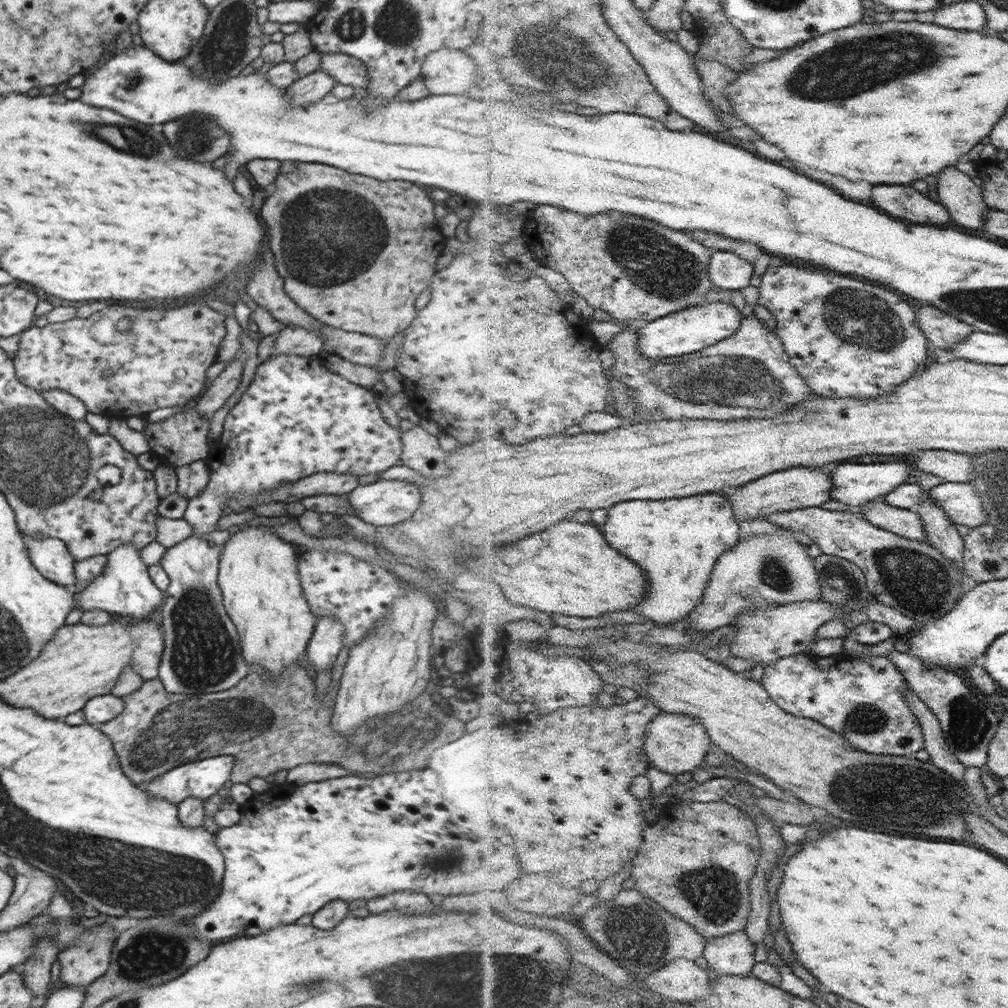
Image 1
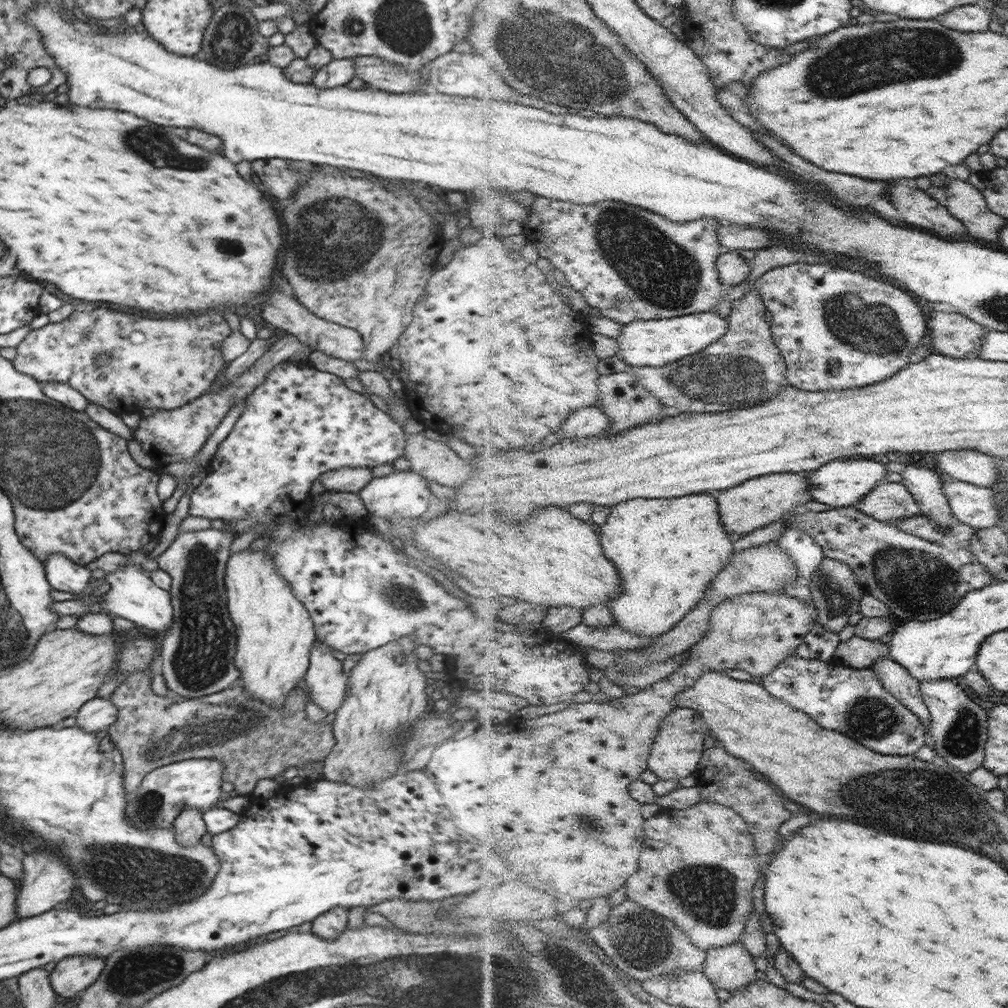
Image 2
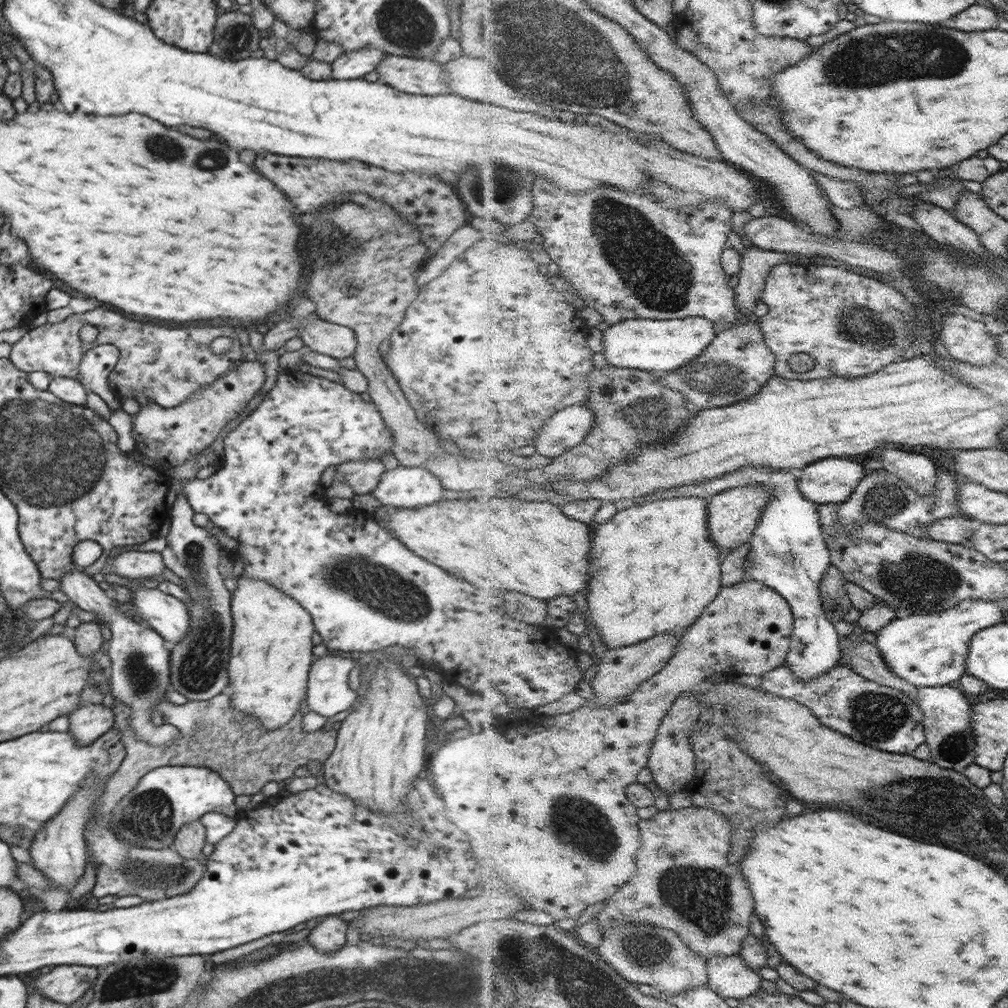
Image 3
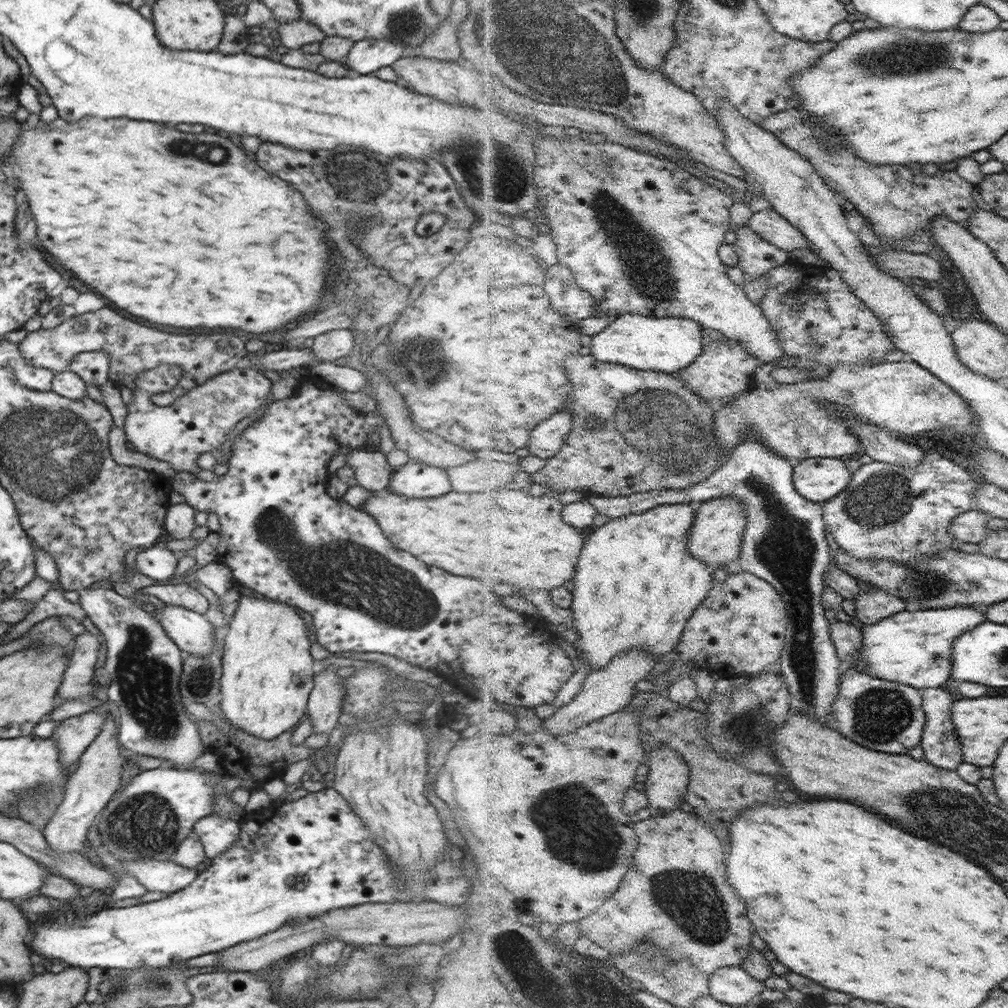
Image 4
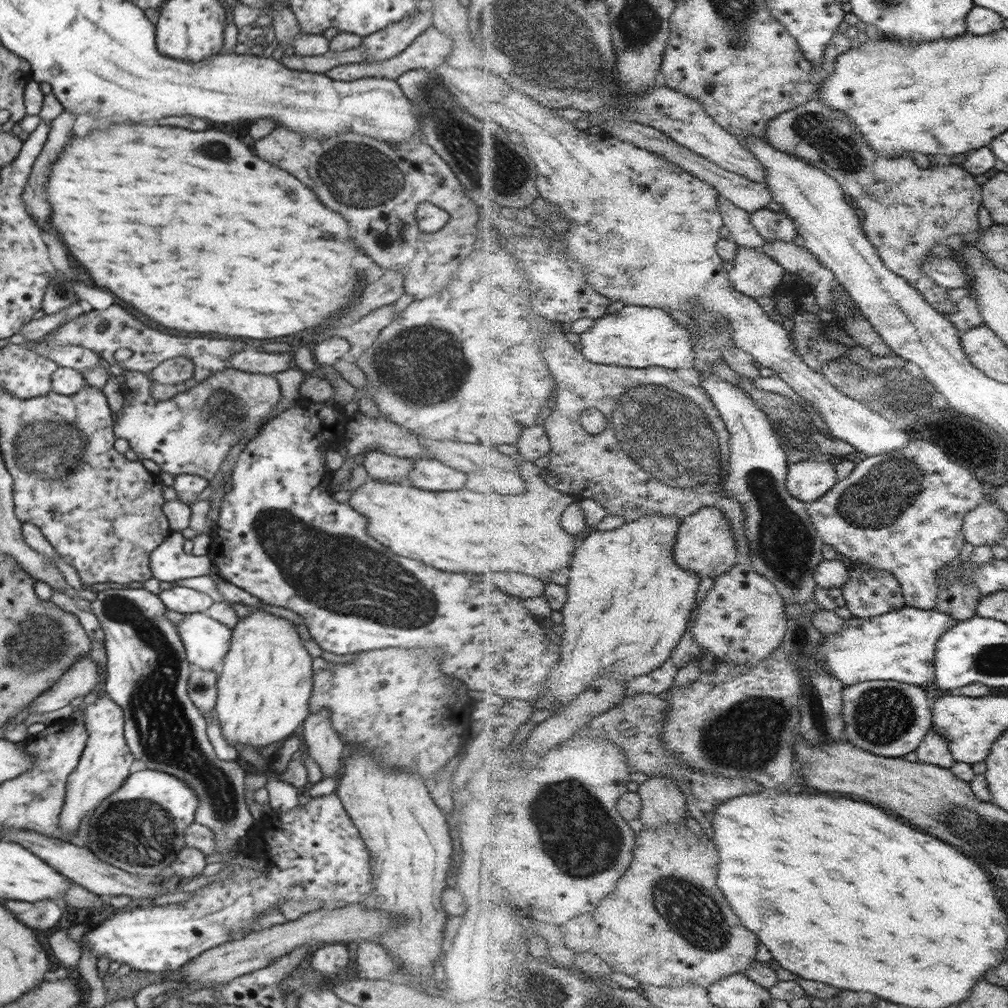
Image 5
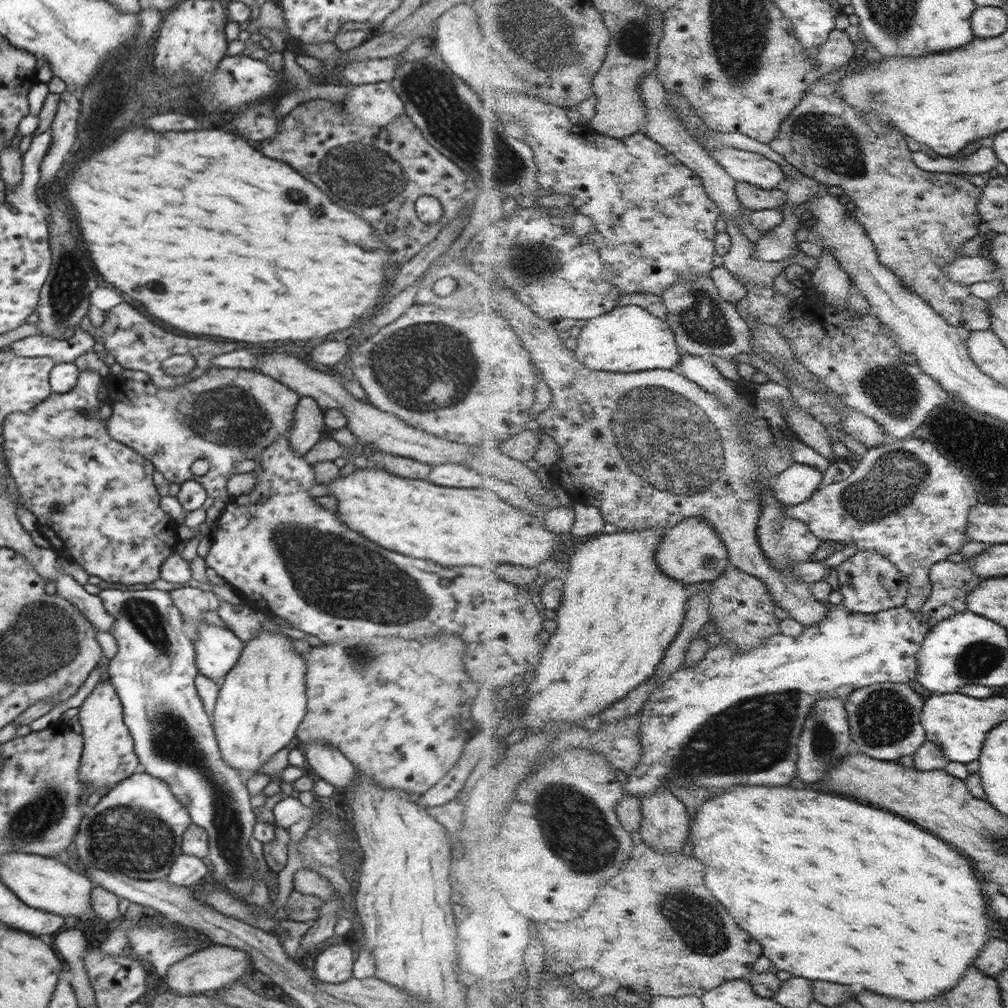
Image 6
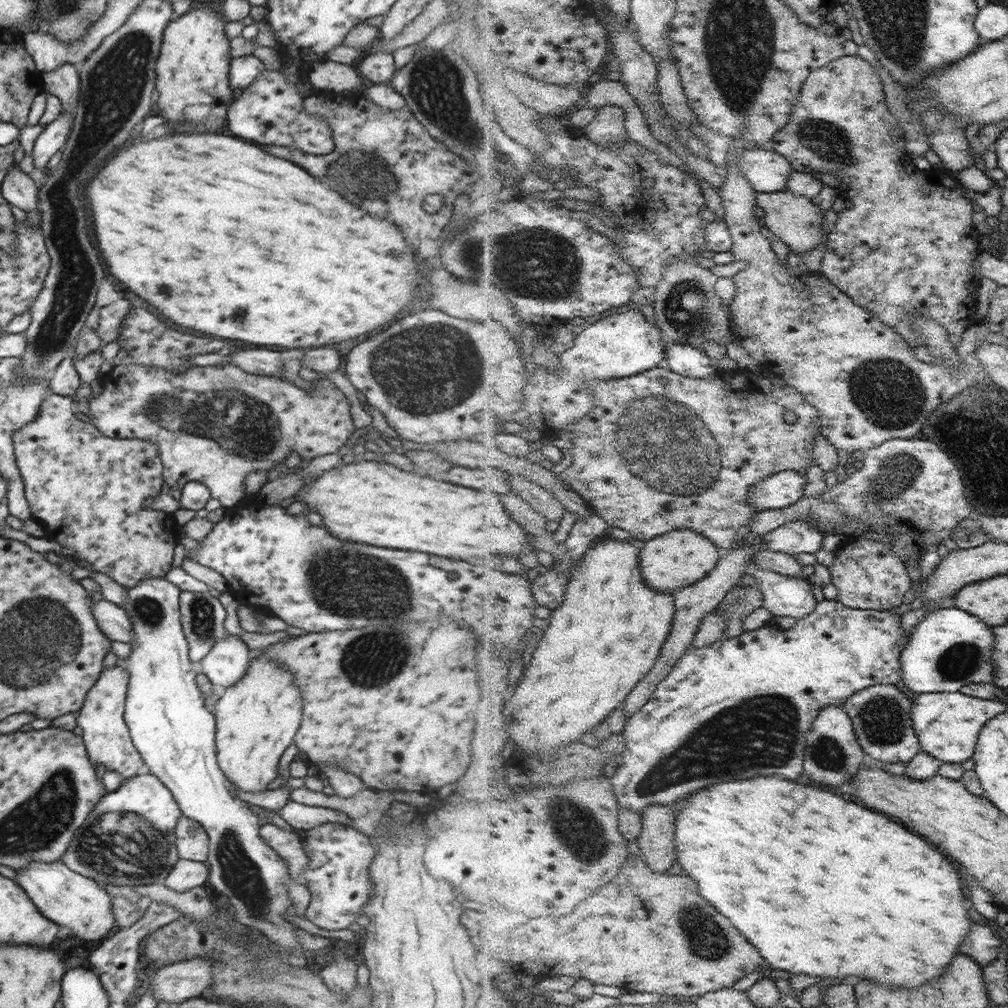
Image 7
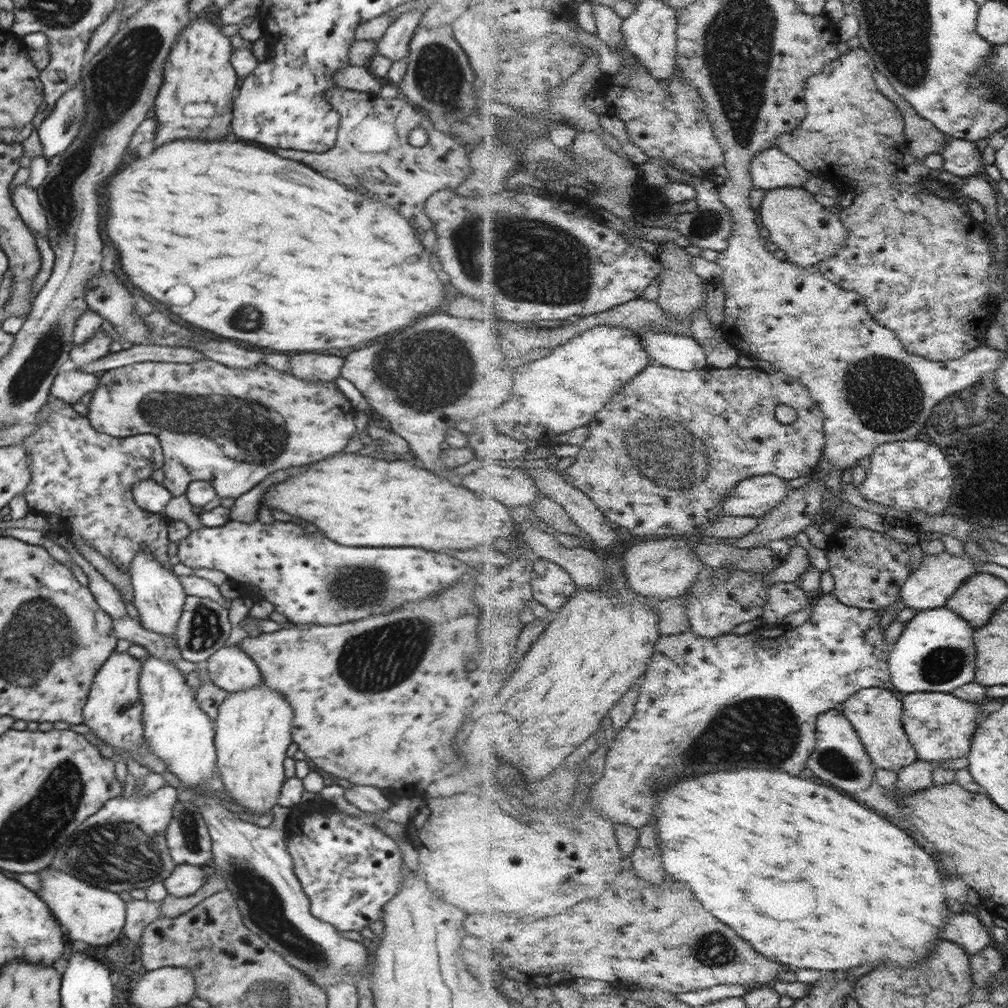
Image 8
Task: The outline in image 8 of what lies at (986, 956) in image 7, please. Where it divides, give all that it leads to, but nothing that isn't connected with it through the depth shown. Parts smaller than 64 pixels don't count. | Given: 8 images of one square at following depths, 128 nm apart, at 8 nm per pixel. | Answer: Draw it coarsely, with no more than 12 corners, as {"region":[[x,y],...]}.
{"region":[[956,914],[942,938],[970,955],[990,944],[991,931],[974,914]]}

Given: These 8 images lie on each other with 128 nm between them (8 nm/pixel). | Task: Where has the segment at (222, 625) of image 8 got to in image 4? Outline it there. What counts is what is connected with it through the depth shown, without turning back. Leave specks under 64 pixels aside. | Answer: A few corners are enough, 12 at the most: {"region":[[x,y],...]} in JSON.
{"region":[[186,583],[154,584],[148,595],[162,602],[208,610],[208,600]]}

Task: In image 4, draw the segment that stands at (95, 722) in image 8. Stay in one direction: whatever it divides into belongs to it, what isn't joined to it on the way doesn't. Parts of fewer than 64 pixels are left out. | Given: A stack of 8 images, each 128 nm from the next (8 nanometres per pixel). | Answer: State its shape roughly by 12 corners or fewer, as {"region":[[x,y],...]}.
{"region":[[109,712],[42,830],[55,852],[84,853],[122,786]]}

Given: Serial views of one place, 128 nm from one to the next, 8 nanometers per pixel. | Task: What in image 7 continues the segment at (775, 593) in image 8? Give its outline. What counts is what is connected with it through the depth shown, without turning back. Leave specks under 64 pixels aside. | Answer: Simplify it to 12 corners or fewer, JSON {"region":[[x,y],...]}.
{"region":[[759,565],[748,574],[762,587],[771,616],[810,616],[818,606],[810,579]]}

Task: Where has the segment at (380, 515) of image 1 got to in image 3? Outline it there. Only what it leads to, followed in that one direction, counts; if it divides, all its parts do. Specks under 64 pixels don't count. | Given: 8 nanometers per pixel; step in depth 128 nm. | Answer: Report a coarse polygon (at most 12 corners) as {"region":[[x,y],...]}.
{"region":[[422,466],[384,471],[371,494],[386,508],[440,500],[442,485]]}

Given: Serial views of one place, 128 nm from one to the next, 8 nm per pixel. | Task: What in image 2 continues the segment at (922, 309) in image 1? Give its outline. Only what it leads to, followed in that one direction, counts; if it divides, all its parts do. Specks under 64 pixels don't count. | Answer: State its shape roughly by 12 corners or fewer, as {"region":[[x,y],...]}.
{"region":[[928,312],[939,354],[980,357],[986,328],[956,313]]}

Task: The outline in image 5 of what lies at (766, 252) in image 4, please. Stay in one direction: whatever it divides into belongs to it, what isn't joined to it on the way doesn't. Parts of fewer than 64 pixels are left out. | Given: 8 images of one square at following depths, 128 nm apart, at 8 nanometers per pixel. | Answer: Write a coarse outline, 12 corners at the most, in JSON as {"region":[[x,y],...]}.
{"region":[[721,194],[726,227],[739,246],[762,248],[767,239],[752,213]]}

